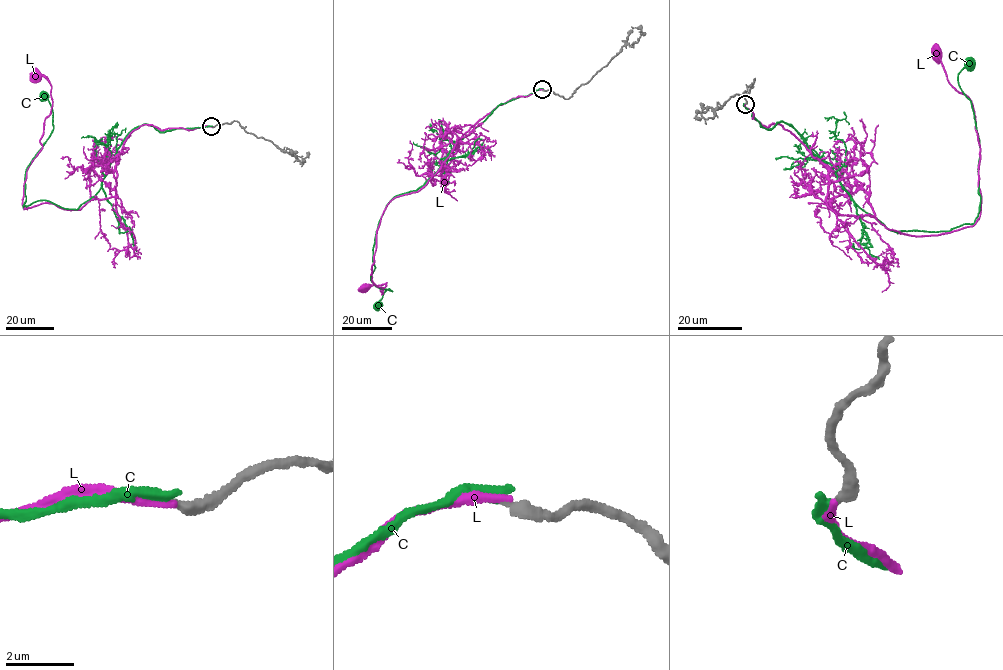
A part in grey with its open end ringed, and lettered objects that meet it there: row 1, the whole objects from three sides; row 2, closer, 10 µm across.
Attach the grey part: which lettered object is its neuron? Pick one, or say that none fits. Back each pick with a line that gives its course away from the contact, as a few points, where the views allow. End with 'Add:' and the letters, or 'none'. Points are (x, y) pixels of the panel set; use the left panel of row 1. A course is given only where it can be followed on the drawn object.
L: it runs (211, 126), (145, 124), (122, 149), (114, 196), (24, 209), (52, 104), (36, 75)
Add: L

